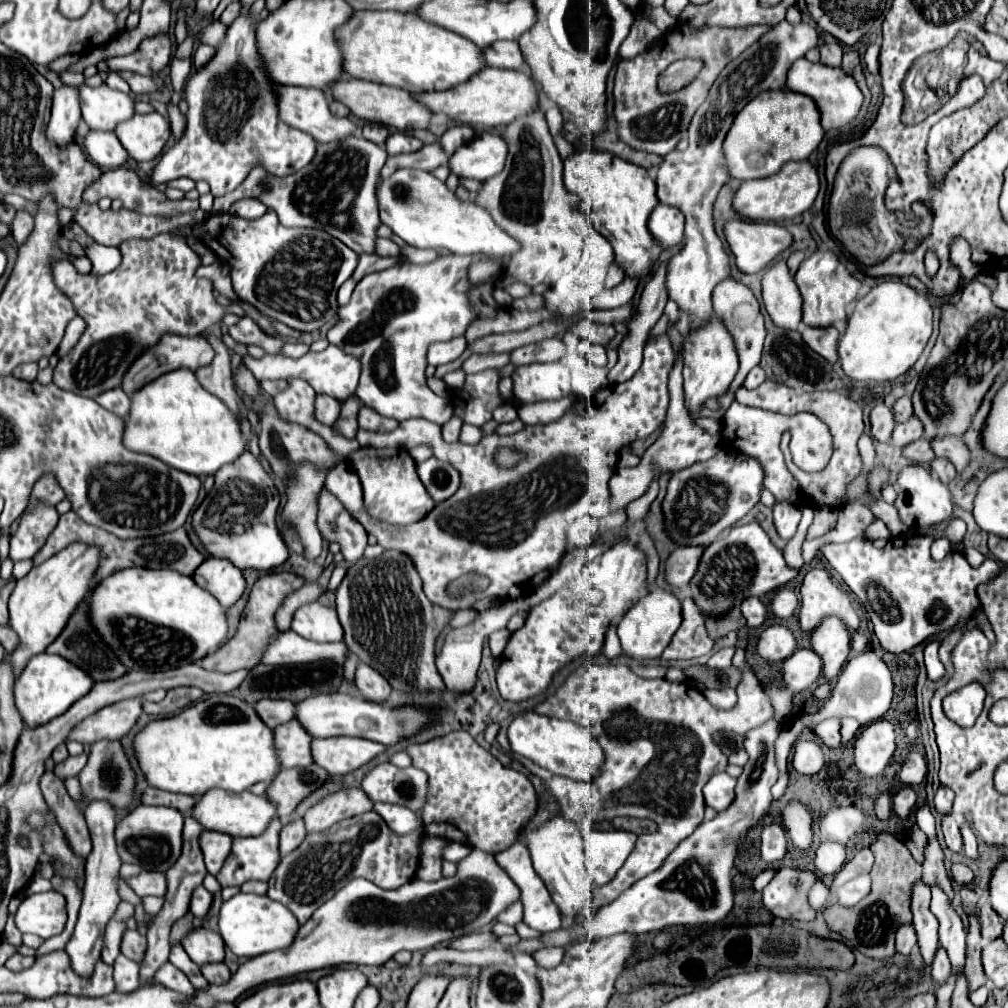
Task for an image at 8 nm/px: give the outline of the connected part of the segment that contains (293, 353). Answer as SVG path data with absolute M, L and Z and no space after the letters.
M285 342L281 348L281 354L289 356L289 358L301 358L307 352L309 352L309 346L303 342Z

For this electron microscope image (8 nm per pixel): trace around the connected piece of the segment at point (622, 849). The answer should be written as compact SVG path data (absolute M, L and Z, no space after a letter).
M585 830L585 868L597 886L609 882L631 854L637 836L625 830Z

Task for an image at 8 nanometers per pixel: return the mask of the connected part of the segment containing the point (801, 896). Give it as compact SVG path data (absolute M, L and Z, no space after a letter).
M783 866L763 888L763 904L777 918L811 922L813 910L807 904L807 890L815 882L819 882L817 874Z

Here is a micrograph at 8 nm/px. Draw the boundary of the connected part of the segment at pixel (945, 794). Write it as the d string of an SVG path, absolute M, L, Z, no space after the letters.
M939 788L937 794L935 794L935 810L939 816L947 816L951 814L951 808L953 808L953 800L955 800L955 794L947 788Z

